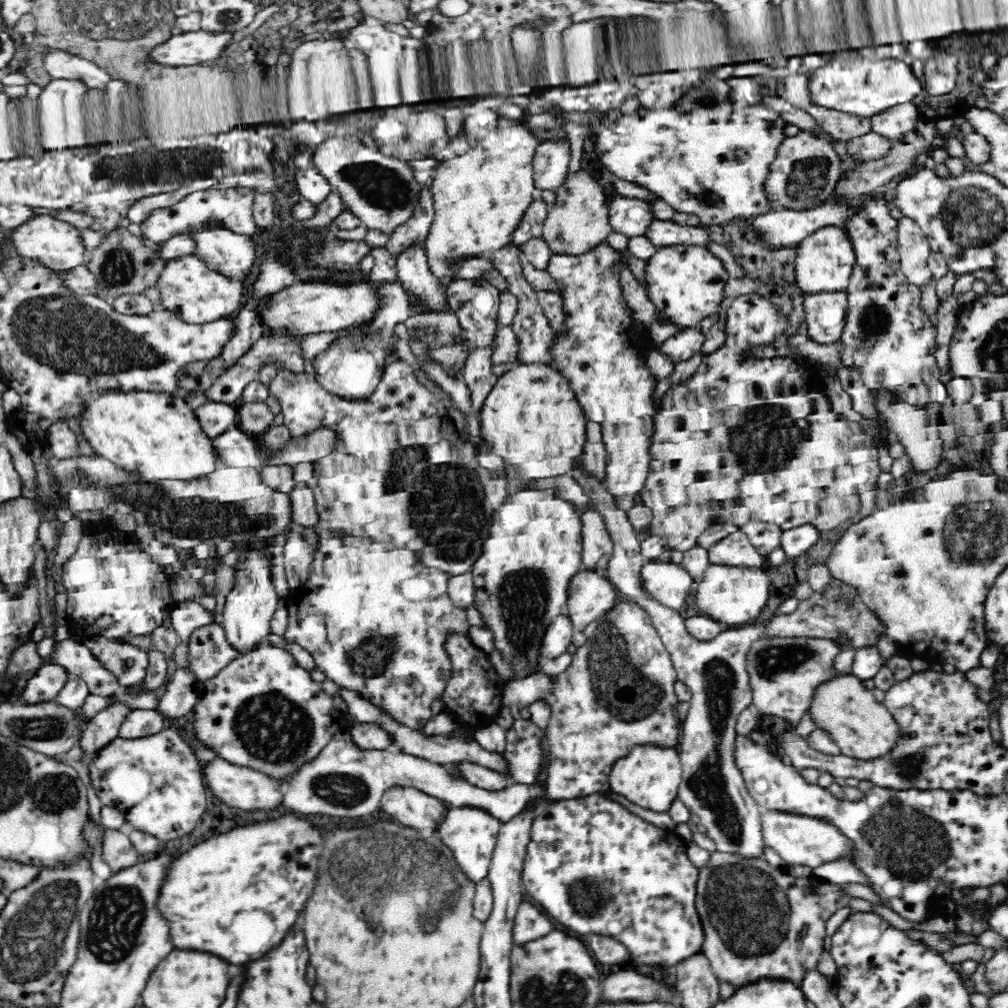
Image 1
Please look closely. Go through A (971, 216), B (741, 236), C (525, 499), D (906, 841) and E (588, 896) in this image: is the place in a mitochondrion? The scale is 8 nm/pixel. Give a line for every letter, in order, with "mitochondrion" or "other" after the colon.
A: mitochondrion
B: mitochondrion
C: other
D: mitochondrion
E: mitochondrion

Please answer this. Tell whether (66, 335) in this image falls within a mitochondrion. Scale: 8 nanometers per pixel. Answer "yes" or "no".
yes

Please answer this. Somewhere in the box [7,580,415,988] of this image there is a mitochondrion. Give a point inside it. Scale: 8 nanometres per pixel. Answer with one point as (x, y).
(269, 726)

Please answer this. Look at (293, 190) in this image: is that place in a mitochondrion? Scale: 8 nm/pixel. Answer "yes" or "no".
no

